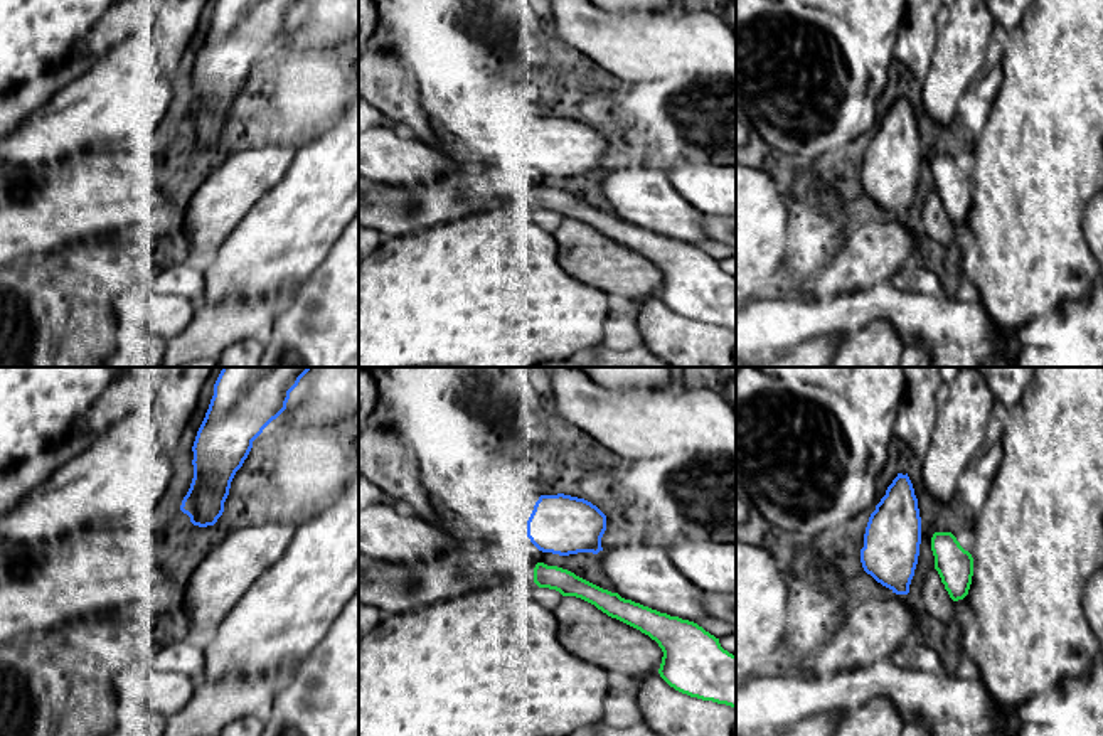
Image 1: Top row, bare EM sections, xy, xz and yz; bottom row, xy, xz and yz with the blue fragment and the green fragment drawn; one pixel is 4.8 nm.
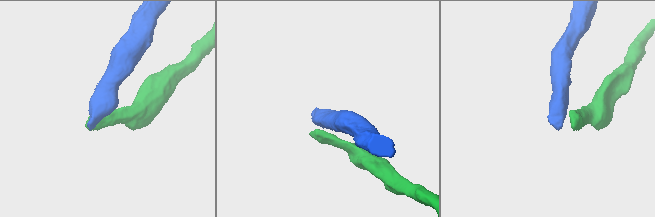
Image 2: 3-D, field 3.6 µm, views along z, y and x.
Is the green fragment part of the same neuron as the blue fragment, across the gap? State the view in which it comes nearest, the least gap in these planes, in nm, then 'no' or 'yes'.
xz | 60 nm | no

